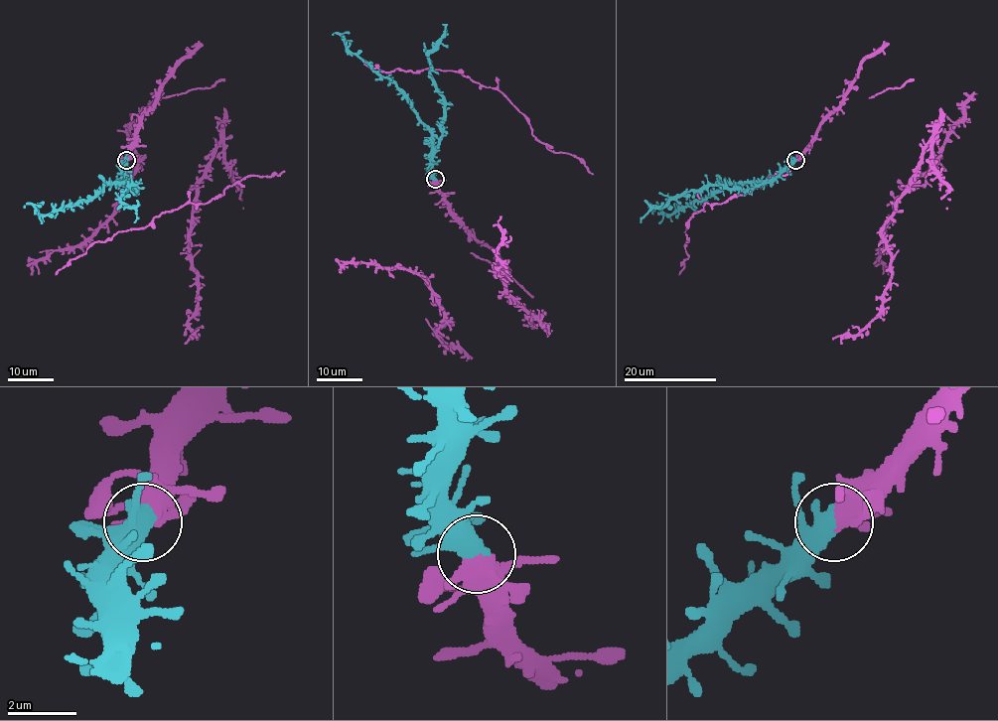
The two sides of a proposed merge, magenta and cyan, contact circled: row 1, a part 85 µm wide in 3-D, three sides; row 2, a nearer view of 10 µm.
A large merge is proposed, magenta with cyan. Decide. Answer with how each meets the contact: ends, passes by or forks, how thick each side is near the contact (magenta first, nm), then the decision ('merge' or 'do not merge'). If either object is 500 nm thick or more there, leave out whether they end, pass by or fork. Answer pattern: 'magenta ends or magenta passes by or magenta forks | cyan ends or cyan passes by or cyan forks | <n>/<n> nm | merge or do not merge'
magenta passes by | cyan forks | 460/360 nm | merge

